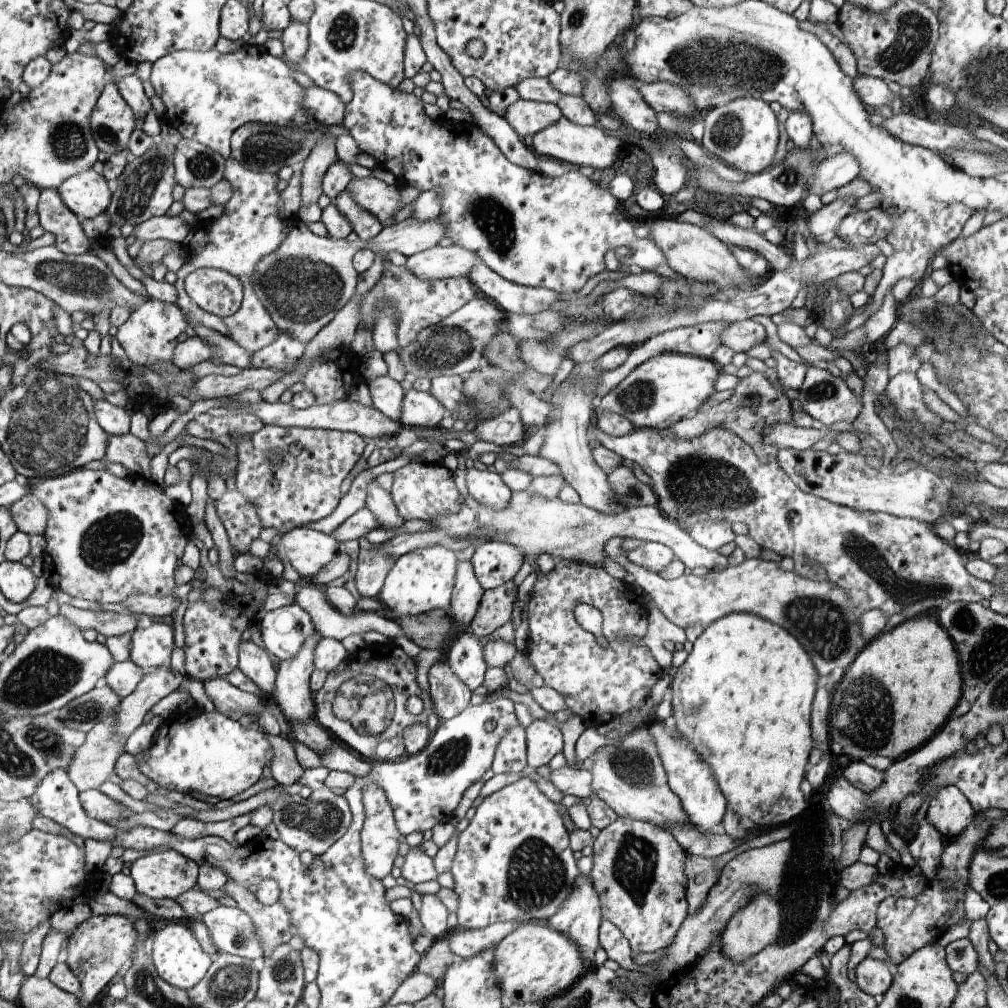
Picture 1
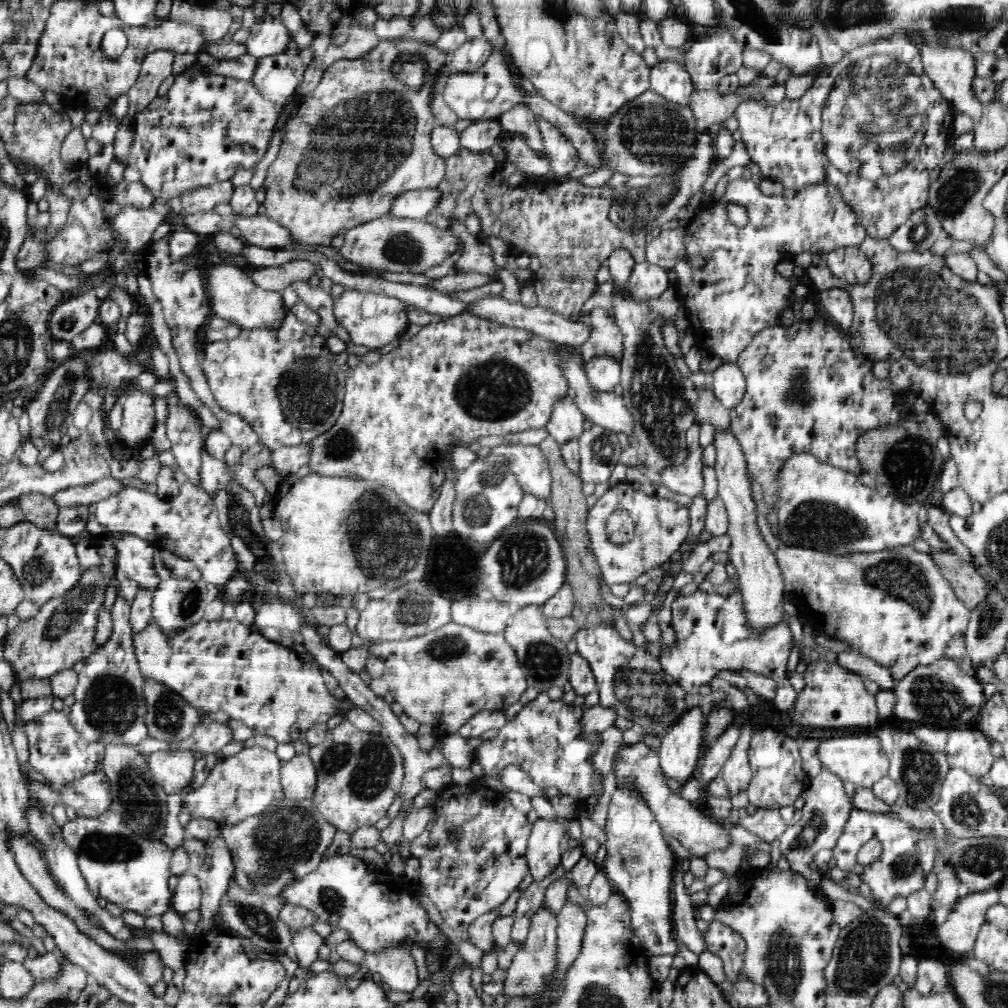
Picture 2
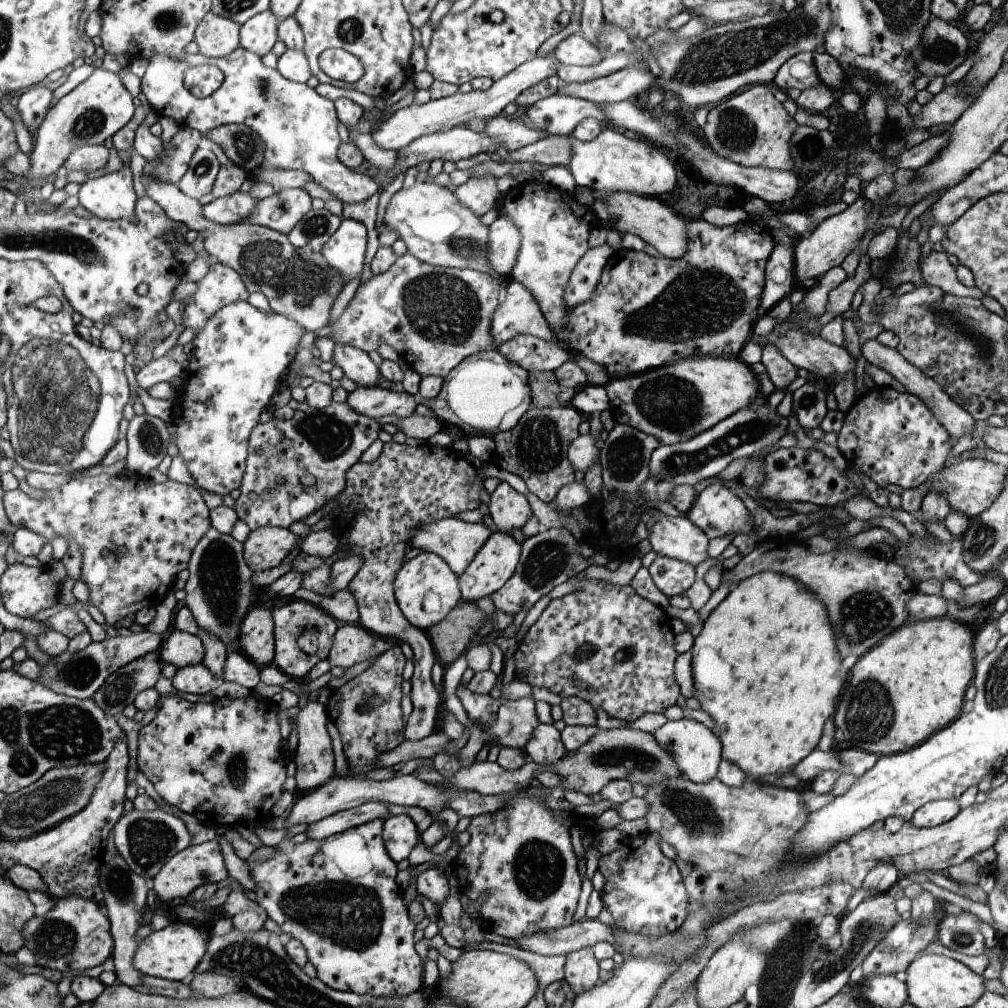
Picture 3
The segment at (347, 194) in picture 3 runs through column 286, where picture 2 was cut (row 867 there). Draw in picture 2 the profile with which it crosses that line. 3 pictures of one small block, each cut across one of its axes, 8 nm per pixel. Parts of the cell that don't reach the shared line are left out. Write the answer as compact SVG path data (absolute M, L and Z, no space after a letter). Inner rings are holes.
M112 808L98 817L76 817L59 828L63 842L74 851L78 868L86 879L87 890L126 911L147 916L162 916L172 908L172 891L168 888L171 875L172 850L158 840L142 840L132 832Z

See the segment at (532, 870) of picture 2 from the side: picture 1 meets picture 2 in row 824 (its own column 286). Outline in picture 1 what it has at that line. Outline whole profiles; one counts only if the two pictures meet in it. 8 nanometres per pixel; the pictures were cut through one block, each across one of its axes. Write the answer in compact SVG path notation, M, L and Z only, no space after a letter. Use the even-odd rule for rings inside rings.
M296 527L281 537L277 549L279 560L294 577L314 576L336 558L342 545L330 534L307 527Z

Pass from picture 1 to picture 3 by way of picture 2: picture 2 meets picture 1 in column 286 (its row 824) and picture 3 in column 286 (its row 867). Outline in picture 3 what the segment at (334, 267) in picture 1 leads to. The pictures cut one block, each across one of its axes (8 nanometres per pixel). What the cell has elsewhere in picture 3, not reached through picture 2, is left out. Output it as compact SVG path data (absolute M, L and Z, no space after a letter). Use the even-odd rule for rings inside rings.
M142 174L142 184L146 194L155 199L170 220L186 224L190 230L197 230L204 238L202 247L209 254L244 276L243 282L250 293L262 292L273 312L296 320L308 332L316 332L328 325L330 310L344 288L344 280L324 260L321 252L310 250L308 245L304 248L296 247L286 233L260 224L210 222L204 218L200 202L186 196L177 185L158 182L146 174Z

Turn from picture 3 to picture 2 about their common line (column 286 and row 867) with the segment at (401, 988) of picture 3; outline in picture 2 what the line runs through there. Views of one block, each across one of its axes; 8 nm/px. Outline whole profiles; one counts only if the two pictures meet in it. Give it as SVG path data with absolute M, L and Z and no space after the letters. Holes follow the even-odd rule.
M855 806L850 811L846 824L842 826L842 834L832 851L838 868L858 874L862 882L870 888L872 897L869 900L882 905L882 908L887 910L896 896L908 899L913 892L924 888L924 880L932 870L935 858L933 838L915 832L913 828L907 826L906 822L902 822L896 813L871 813ZM870 838L880 841L882 853L876 861L868 865L860 865L856 861L856 854Z

